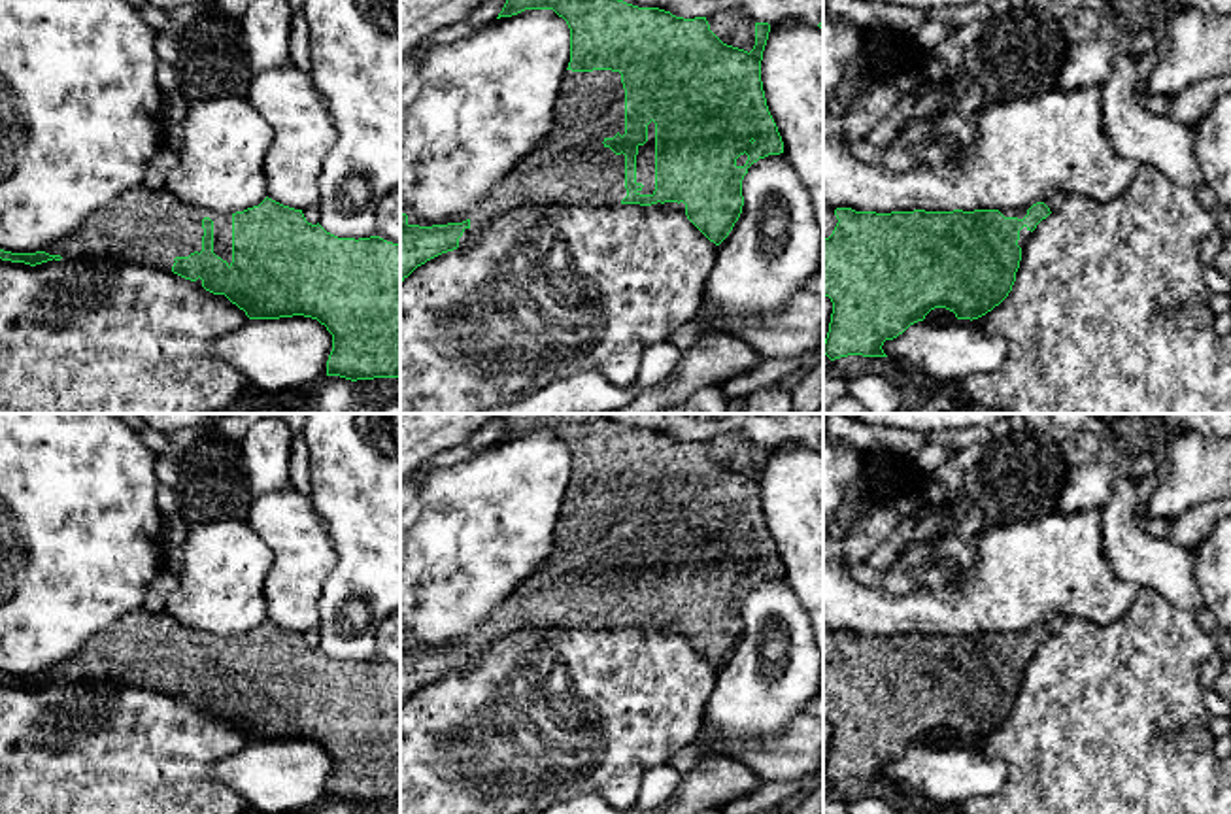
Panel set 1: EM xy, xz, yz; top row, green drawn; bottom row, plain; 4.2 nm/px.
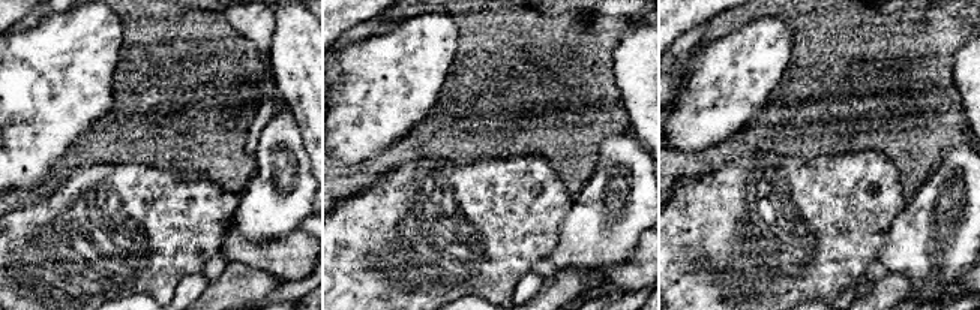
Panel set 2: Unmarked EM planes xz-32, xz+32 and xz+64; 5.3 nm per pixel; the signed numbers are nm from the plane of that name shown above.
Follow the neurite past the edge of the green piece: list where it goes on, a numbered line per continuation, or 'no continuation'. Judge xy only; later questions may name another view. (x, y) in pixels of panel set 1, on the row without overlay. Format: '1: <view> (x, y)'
1: xy (151, 650)

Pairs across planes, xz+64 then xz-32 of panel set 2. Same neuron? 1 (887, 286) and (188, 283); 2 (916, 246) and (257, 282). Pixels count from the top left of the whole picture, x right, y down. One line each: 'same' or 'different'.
1: different
2: different

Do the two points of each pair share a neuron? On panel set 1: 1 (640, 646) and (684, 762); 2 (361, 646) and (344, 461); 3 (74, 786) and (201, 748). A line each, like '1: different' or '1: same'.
1: different
2: same
3: same

